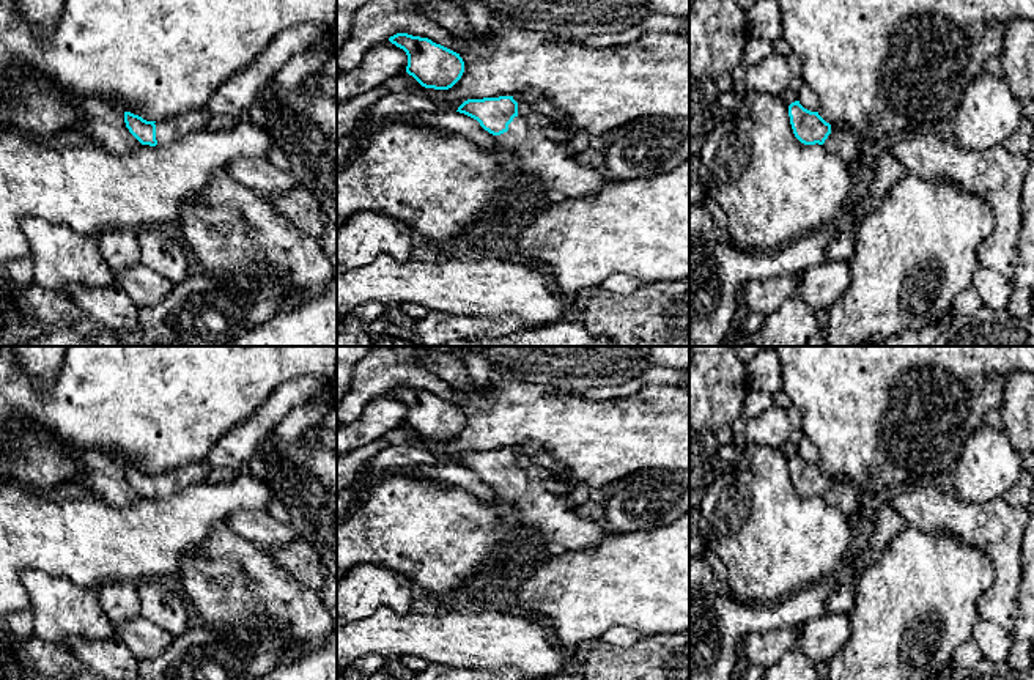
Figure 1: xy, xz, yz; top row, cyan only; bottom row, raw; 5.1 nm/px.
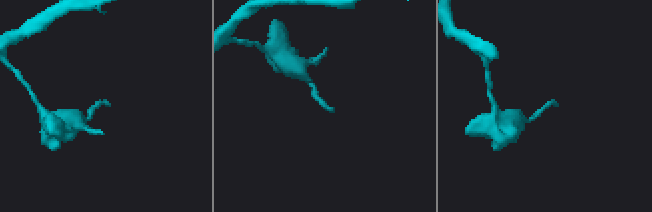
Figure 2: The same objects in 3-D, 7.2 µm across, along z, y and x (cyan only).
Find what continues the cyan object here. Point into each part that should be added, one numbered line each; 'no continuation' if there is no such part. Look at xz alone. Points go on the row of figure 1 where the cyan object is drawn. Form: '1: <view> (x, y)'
1: xz (537, 155)

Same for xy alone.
1: xy (170, 129)

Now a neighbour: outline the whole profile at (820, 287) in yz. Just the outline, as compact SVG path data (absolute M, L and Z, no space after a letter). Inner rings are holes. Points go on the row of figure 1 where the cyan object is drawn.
M826 261L804 272L796 288L795 298L815 310L829 310L848 290L848 261Z

